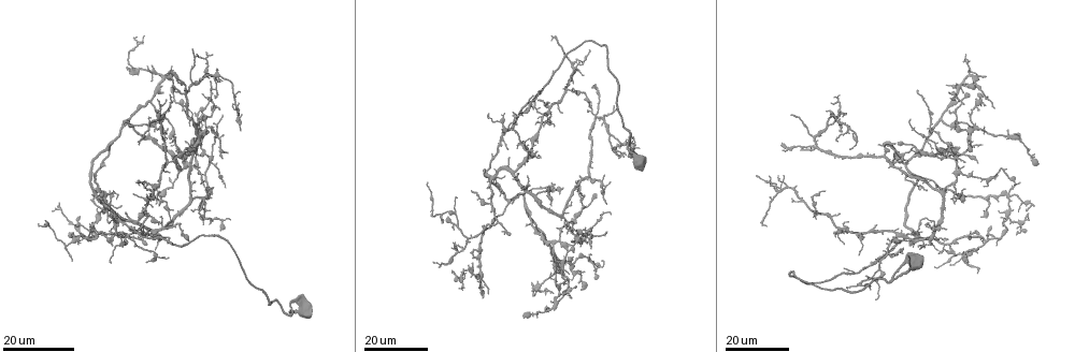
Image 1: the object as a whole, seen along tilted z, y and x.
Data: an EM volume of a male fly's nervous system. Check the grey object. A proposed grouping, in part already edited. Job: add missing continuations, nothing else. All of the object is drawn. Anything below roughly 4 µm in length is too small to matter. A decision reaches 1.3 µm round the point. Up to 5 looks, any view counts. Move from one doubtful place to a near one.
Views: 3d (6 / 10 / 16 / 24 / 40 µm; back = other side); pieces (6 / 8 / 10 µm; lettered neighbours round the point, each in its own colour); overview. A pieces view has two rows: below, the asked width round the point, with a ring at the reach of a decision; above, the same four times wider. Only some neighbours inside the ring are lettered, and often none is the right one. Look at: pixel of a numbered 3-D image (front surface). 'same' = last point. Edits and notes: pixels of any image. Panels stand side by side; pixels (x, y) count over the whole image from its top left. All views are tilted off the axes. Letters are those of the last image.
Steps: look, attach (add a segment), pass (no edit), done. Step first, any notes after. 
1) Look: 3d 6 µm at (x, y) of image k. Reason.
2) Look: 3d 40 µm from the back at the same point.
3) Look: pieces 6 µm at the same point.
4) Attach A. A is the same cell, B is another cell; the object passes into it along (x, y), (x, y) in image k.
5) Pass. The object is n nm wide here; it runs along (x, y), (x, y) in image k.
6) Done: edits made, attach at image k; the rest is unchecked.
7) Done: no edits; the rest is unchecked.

Look: 3d 16 µm at (986, 77) of image 1. Branch stops here.

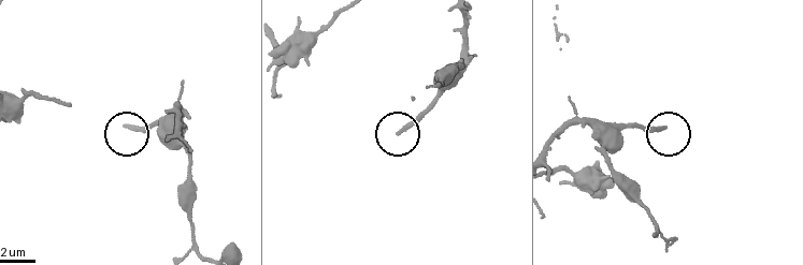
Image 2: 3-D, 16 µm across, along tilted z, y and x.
Look: pieces 6 µm at (126, 127) of image 2. What lies round it.

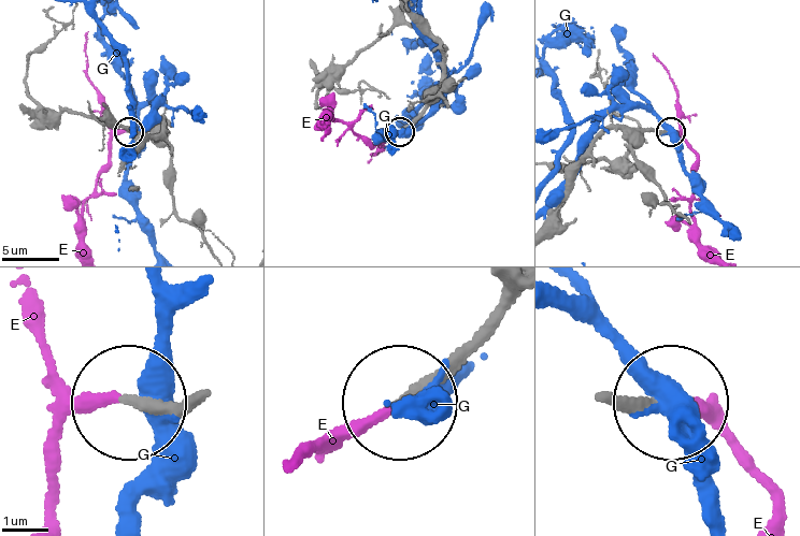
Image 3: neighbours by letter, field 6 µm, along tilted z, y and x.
Attach E. E is the same cell, G is another cell; the object passes into it along (185, 401), (74, 411), (53, 488) in image 3; it goes on there.

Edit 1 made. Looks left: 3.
Look: overview.

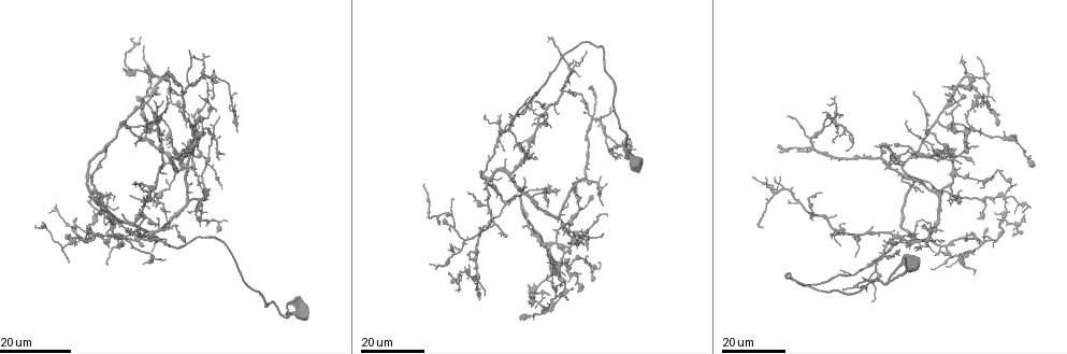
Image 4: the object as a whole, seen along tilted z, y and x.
Look: 3d 16 µm at (545, 296) of image 4. An open end.

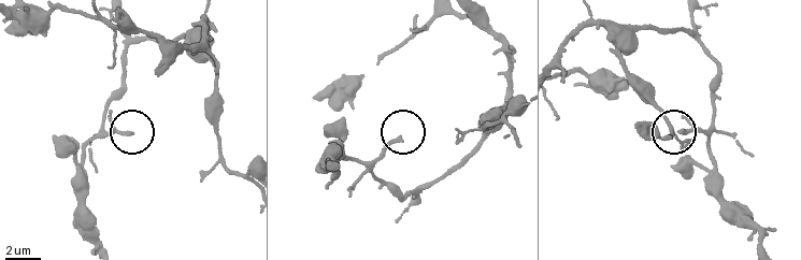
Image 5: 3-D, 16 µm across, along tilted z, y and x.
Look: pieces 6 µm at (130, 135) of image 5.

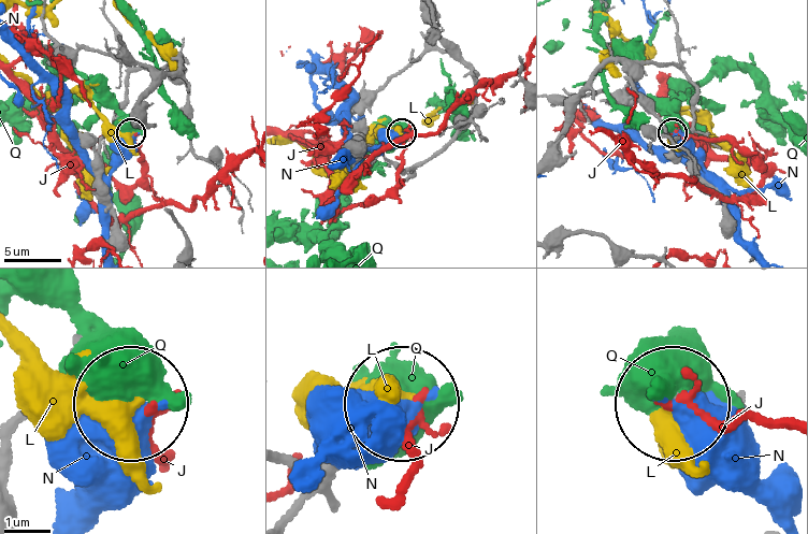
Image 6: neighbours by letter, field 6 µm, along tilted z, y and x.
Pass. J, L, N and Q are other cells; no lettered segment goes on from it.

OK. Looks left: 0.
Done: edits made, attach at image 3; the rest is unchecked.

